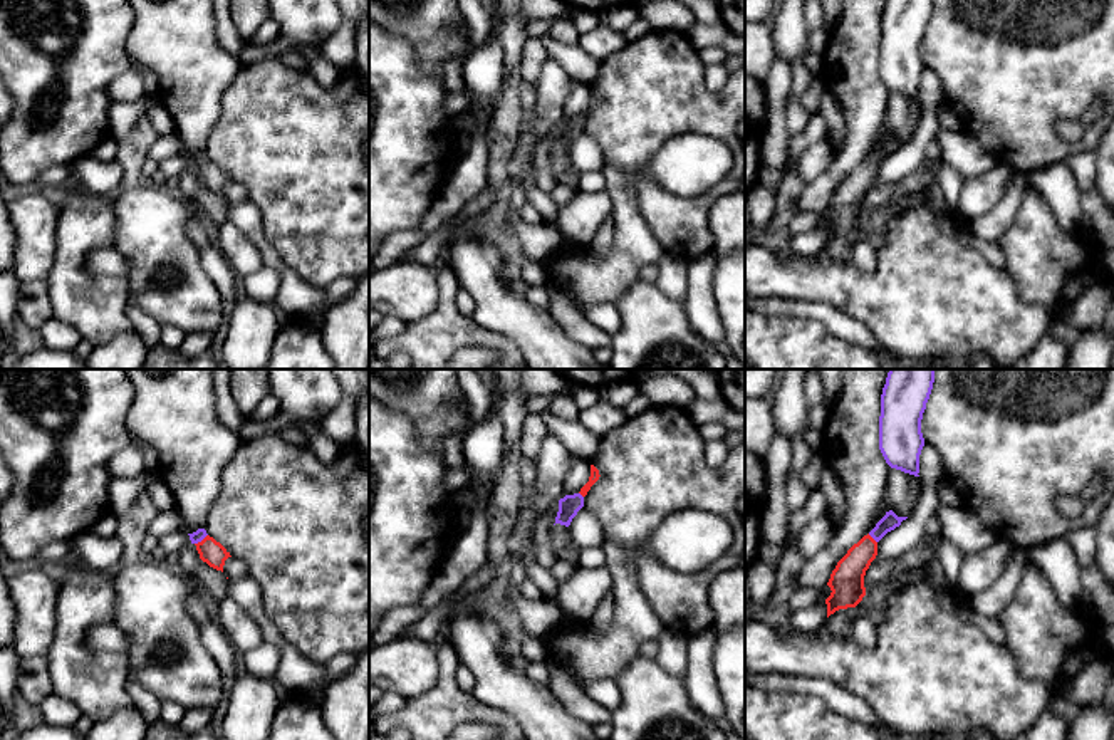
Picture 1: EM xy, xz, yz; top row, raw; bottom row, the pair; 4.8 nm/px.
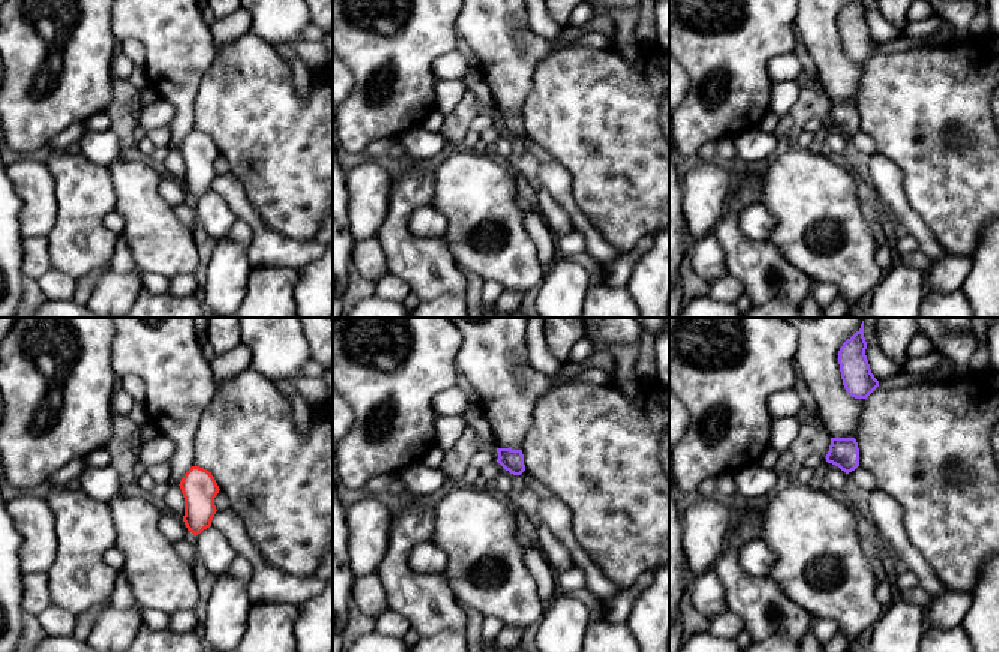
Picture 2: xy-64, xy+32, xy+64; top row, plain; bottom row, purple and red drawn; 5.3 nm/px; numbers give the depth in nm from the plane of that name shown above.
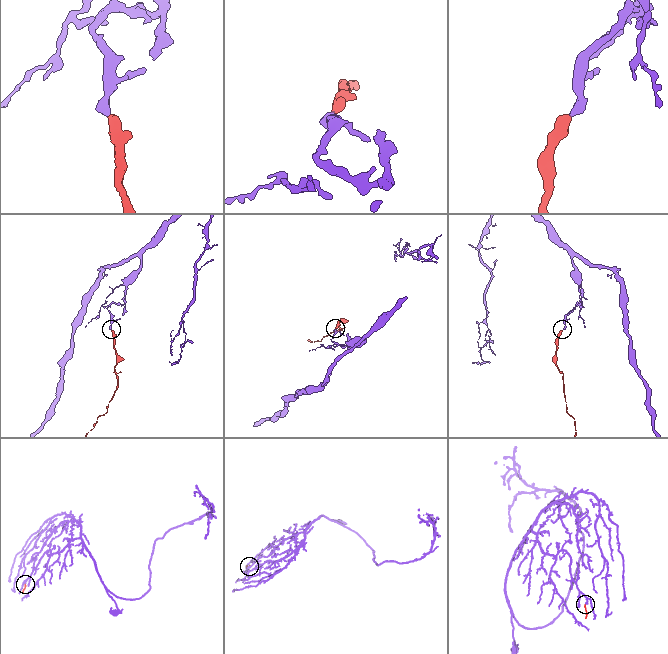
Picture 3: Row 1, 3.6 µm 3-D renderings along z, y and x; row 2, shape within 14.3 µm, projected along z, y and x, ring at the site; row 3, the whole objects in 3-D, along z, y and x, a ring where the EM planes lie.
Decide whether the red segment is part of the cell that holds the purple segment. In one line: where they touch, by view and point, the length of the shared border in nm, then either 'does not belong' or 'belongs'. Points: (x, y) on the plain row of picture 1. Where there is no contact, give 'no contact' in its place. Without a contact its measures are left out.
xy (200, 165) | 80 nm | belongs

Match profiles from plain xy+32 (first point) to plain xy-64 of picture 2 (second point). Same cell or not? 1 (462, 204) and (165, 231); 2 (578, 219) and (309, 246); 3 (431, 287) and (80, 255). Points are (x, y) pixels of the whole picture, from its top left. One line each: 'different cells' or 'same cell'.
1: same cell
2: same cell
3: same cell

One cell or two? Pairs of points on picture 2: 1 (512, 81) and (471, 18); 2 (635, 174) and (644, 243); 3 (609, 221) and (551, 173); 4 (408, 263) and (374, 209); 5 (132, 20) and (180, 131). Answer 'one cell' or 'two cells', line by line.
1: one cell
2: two cells
3: two cells
4: two cells
5: one cell

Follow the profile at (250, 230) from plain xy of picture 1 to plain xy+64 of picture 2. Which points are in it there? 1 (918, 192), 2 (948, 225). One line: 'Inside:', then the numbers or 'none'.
Inside: none

